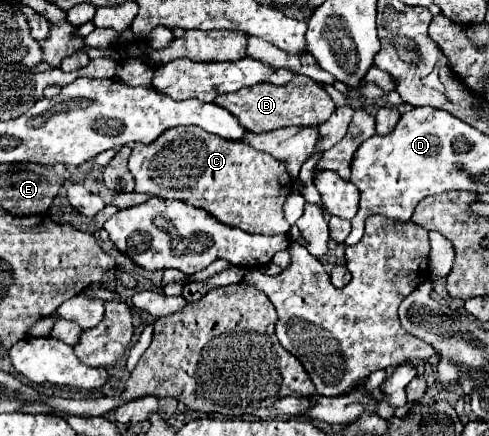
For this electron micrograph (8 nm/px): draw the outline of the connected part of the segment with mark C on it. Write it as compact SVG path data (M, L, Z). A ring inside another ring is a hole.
M196 125L166 129L158 141L132 147L128 169L136 179L136 193L182 199L246 233L286 235L290 229L282 207L292 193L292 181L284 163L250 149L244 141L226 141Z

